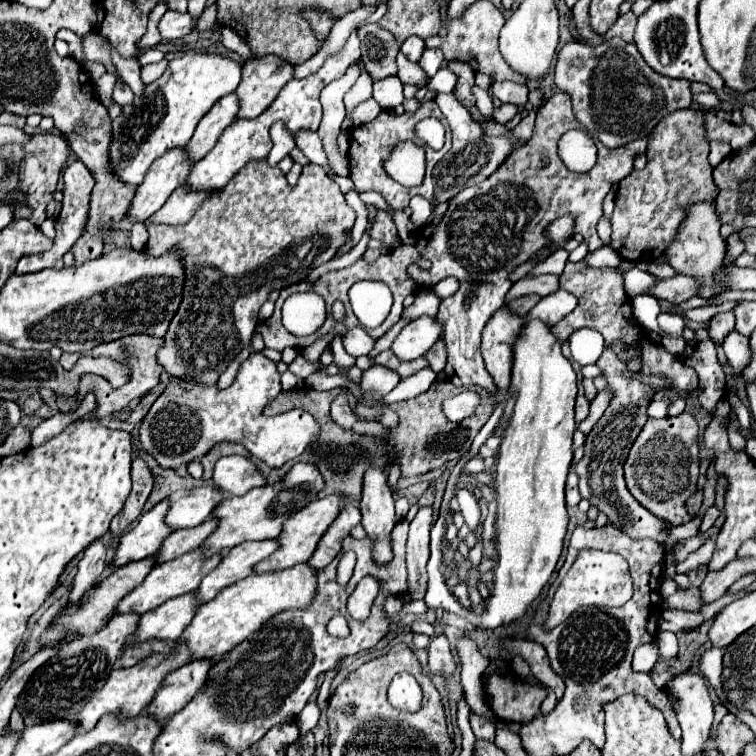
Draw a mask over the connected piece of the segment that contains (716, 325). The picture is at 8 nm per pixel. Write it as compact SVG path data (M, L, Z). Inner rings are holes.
M726 311L726 313L718 313L710 319L710 325L708 325L708 331L710 331L710 337L716 341L716 343L722 343L724 337L734 329L734 313L732 311Z

